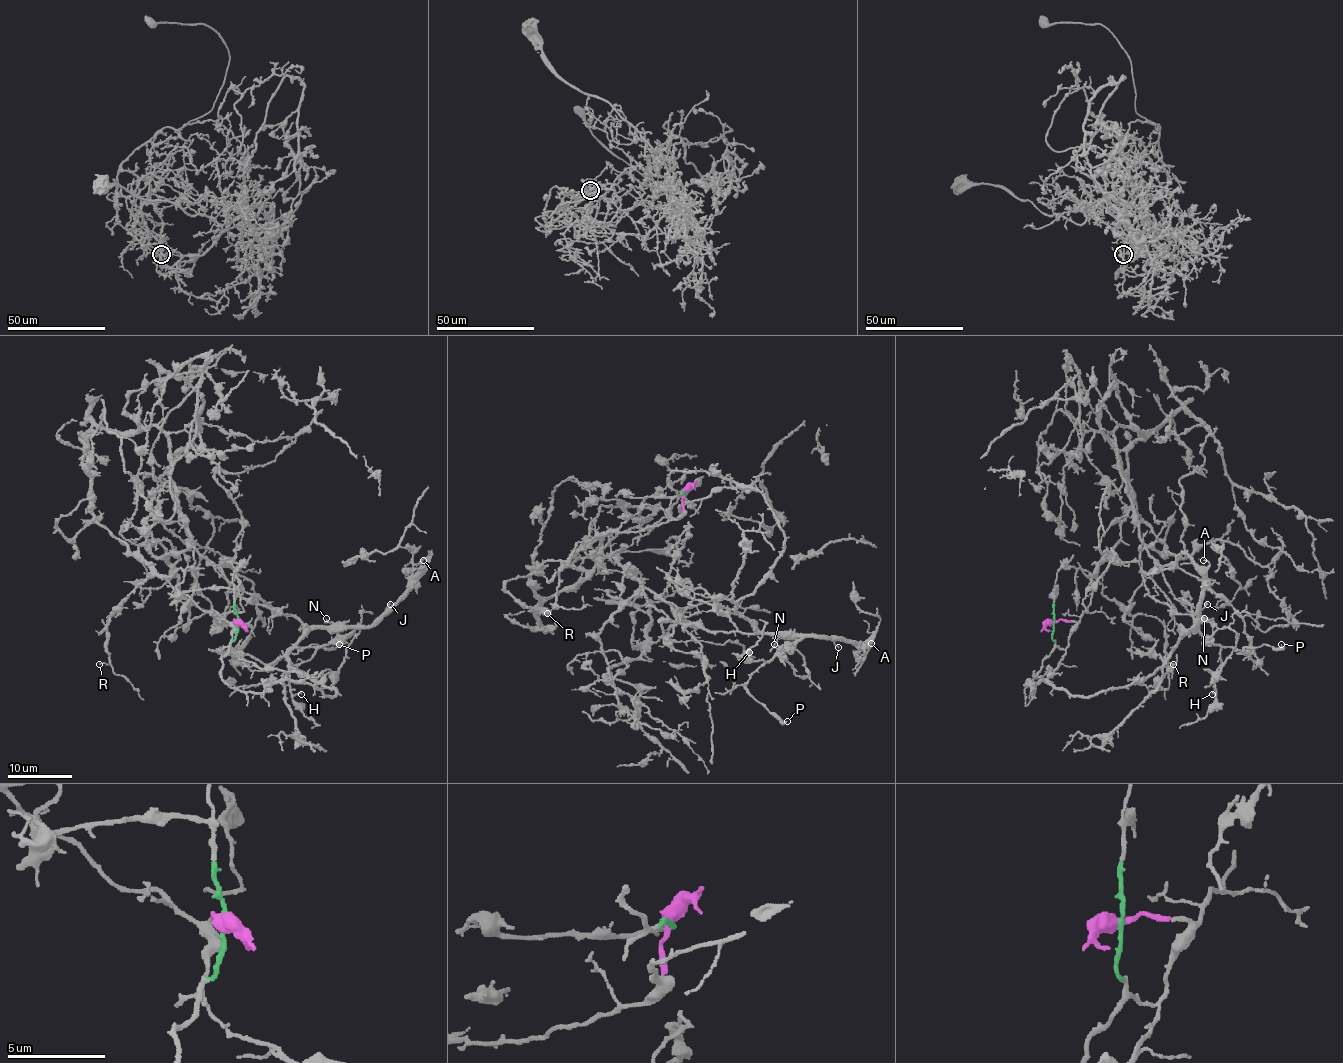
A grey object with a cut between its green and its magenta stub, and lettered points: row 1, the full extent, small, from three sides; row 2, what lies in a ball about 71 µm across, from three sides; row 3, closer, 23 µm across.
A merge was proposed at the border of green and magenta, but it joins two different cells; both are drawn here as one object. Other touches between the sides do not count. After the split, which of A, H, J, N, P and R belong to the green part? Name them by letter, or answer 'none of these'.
A, H, J, N, P

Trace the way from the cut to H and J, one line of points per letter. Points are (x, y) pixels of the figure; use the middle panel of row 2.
H: (685, 493), (669, 475), (751, 484), (784, 535), (737, 611), (798, 640), (768, 661), (743, 662), (750, 651)
J: (685, 493), (669, 475), (763, 496), (780, 557), (737, 611), (839, 648)

